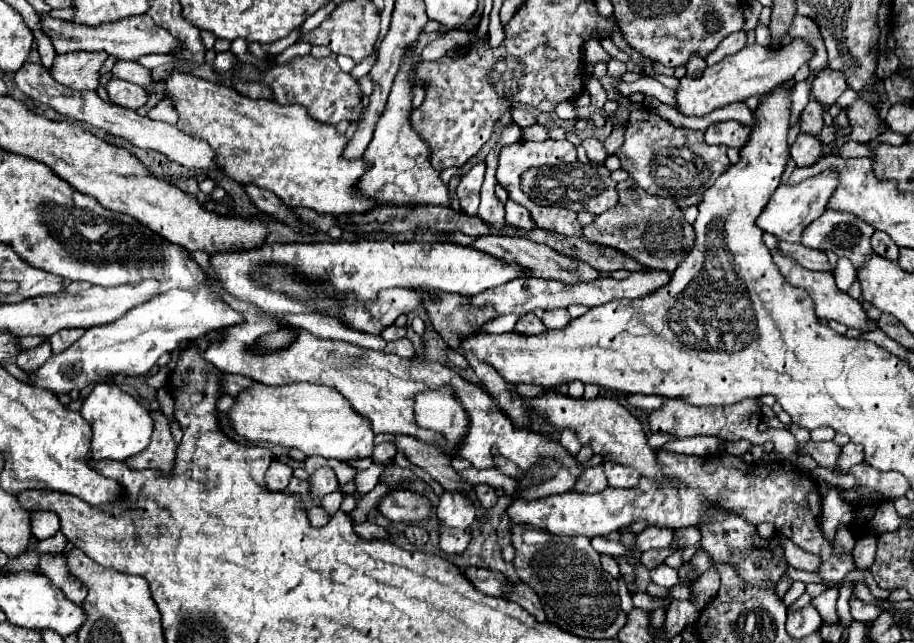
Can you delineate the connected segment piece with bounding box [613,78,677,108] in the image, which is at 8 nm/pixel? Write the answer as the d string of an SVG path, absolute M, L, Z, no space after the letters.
M640 78L632 83L614 82L613 87L623 95L642 92L647 96L653 96L664 104L676 108L677 101L672 90L652 78Z

